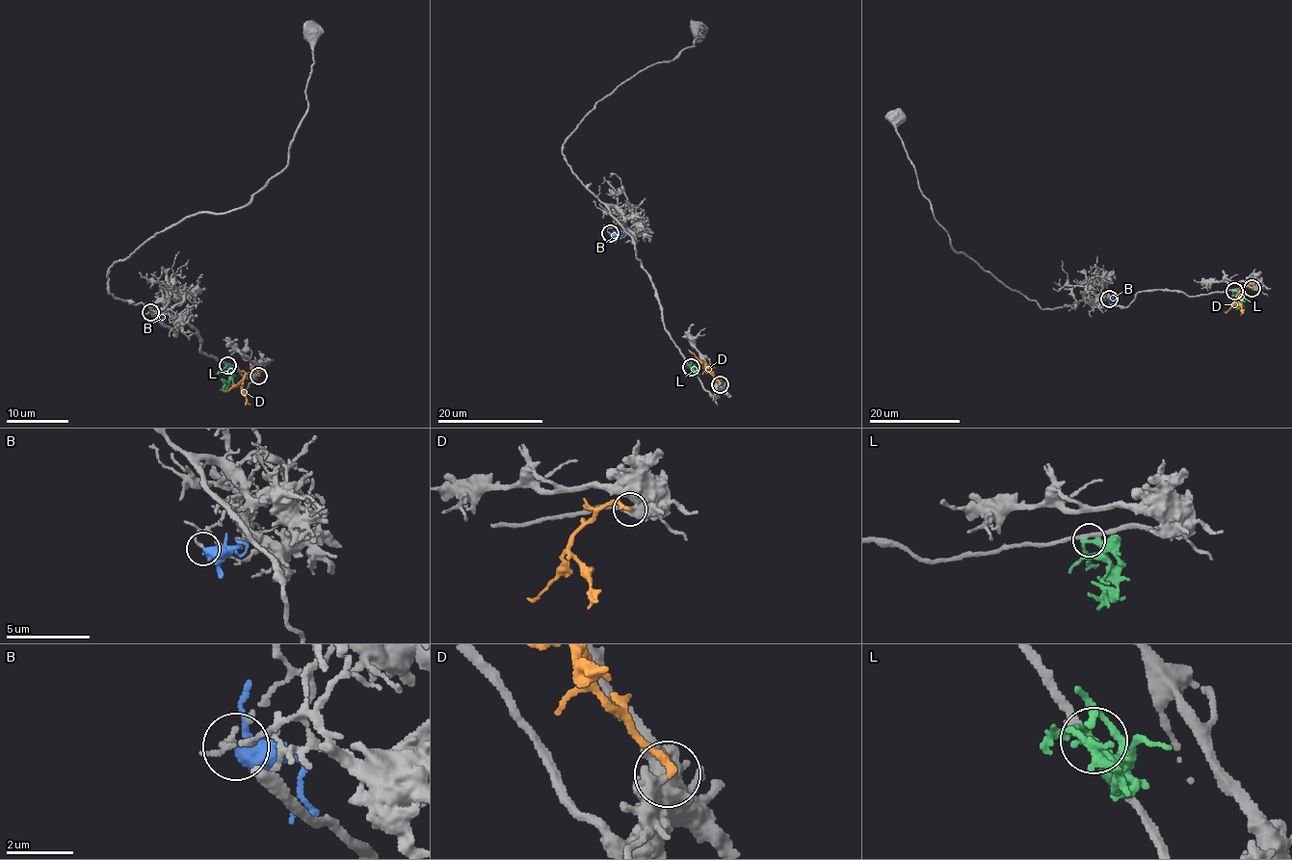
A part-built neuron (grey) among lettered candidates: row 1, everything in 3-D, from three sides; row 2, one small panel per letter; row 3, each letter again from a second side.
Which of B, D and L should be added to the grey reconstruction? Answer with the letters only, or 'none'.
none

